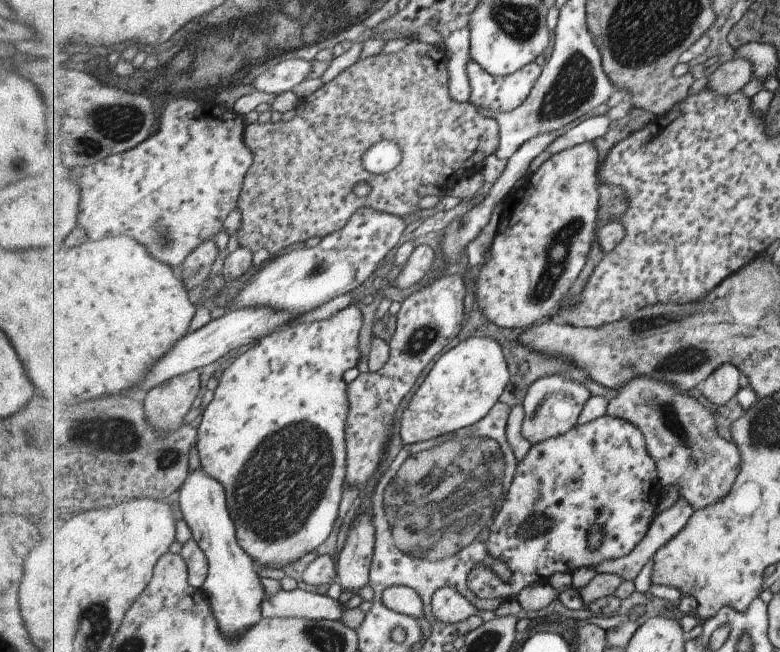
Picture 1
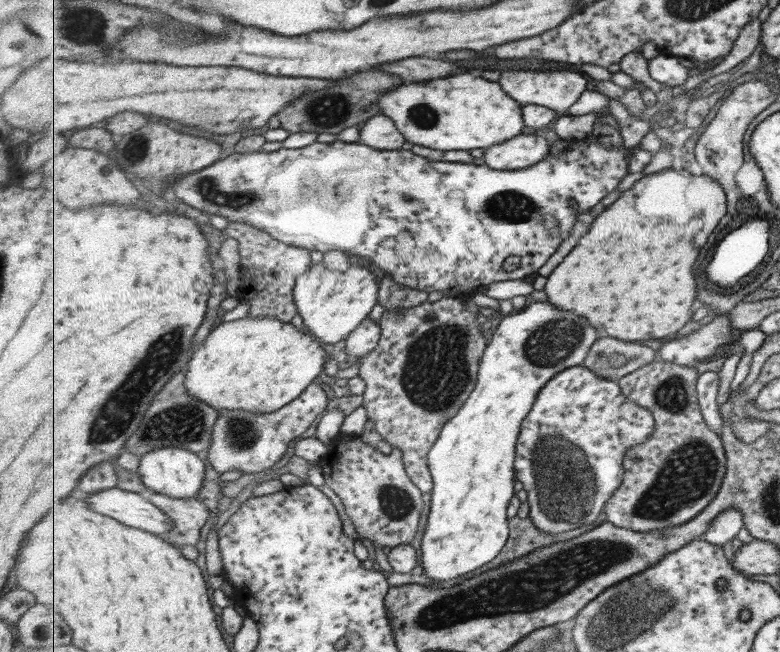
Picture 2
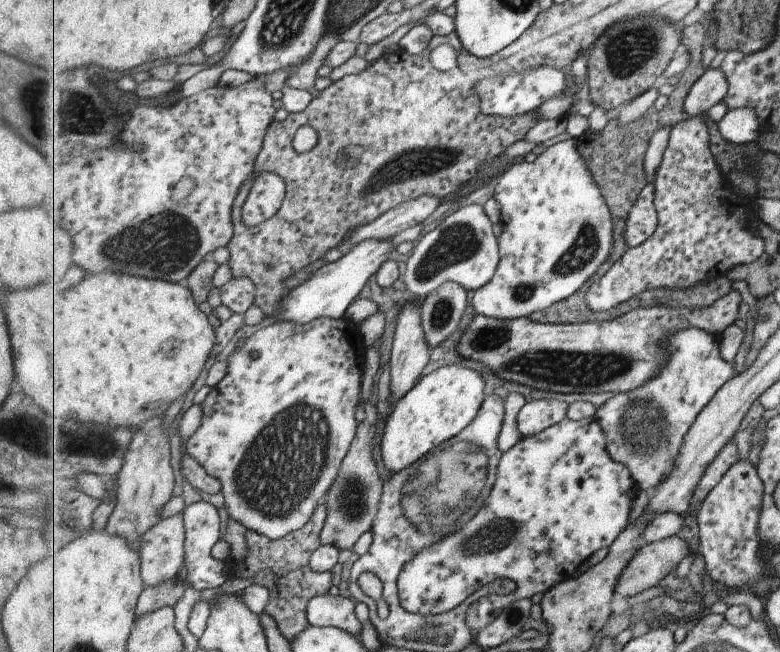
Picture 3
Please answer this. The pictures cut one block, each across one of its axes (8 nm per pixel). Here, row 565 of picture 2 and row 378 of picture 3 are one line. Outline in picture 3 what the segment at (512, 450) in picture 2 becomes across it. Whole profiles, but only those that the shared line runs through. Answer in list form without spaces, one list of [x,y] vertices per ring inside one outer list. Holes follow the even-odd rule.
[[[463,364],[442,367],[423,377],[388,418],[380,446],[383,472],[390,475],[411,466],[445,440],[470,427],[486,402],[485,386],[485,376]]]

